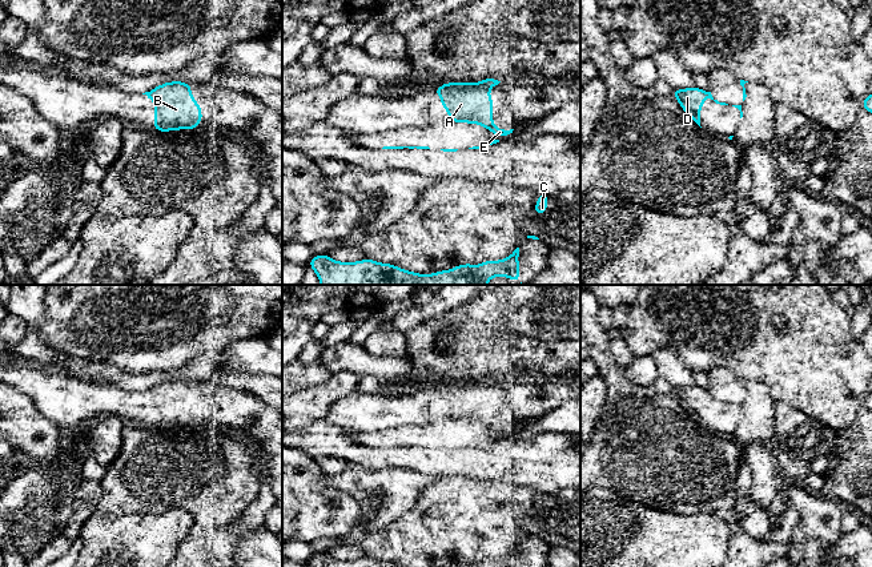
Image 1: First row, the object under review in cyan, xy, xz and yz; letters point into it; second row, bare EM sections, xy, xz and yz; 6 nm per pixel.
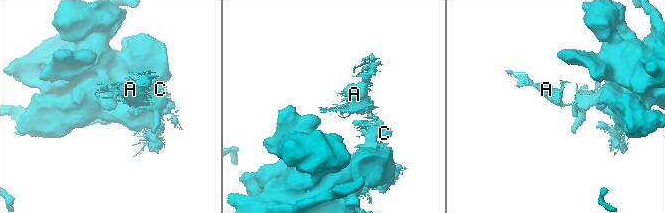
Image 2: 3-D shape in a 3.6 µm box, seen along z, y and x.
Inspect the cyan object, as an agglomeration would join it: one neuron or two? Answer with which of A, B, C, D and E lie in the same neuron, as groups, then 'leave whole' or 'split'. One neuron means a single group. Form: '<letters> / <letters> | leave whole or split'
A B C D E | leave whole

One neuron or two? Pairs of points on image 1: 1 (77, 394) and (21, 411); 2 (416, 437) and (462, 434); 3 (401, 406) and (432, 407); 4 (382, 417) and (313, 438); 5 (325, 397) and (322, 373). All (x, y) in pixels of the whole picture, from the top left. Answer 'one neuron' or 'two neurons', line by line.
1: two neurons
2: one neuron
3: one neuron
4: two neurons
5: two neurons

